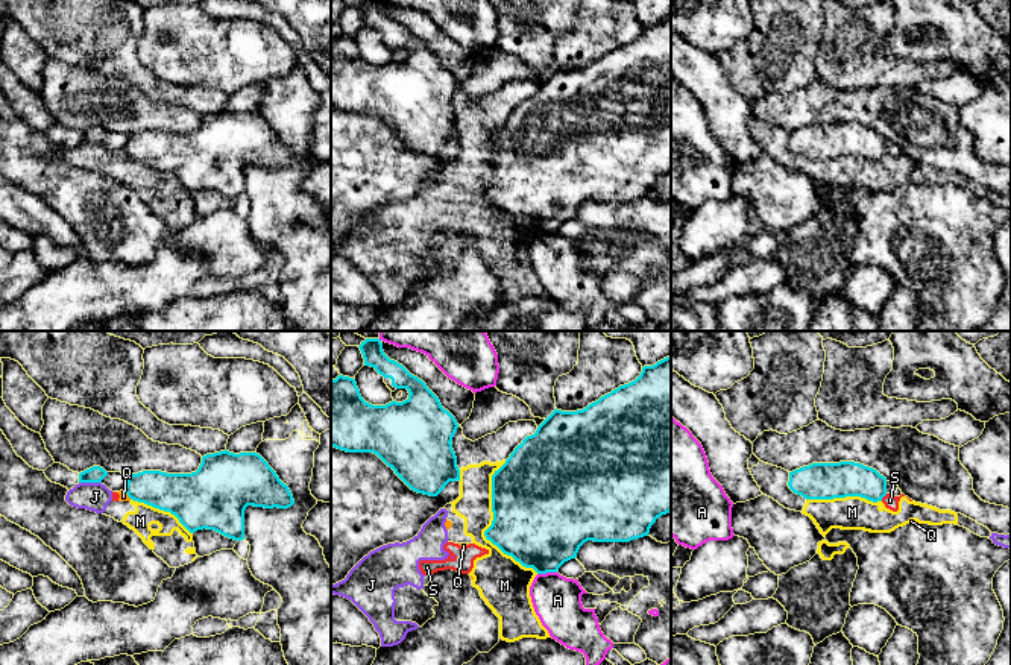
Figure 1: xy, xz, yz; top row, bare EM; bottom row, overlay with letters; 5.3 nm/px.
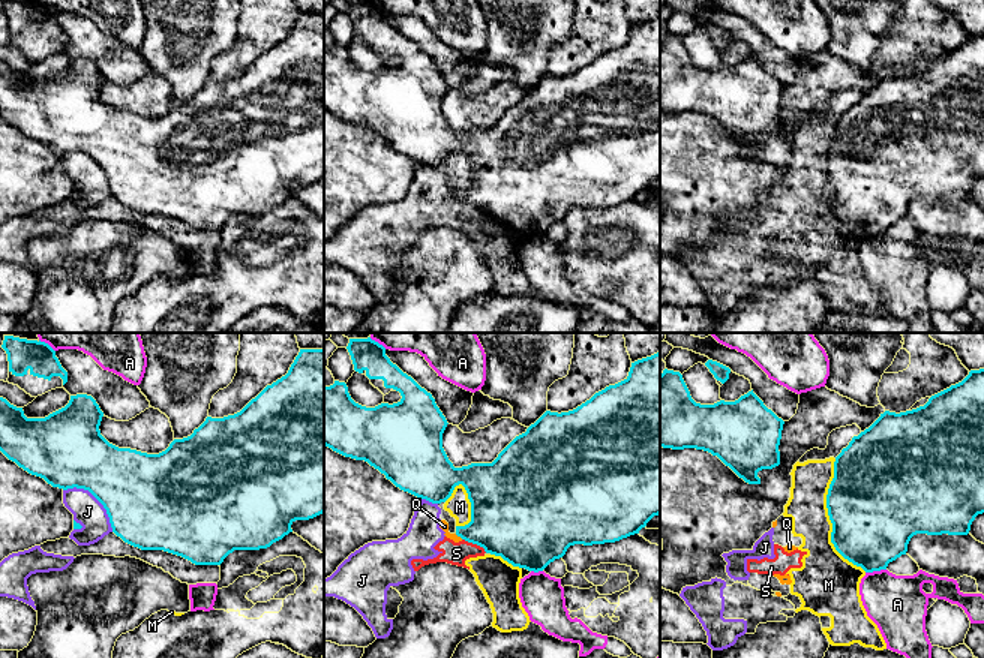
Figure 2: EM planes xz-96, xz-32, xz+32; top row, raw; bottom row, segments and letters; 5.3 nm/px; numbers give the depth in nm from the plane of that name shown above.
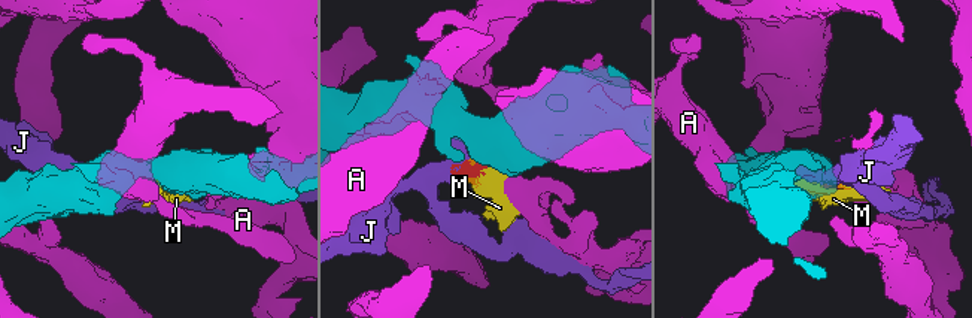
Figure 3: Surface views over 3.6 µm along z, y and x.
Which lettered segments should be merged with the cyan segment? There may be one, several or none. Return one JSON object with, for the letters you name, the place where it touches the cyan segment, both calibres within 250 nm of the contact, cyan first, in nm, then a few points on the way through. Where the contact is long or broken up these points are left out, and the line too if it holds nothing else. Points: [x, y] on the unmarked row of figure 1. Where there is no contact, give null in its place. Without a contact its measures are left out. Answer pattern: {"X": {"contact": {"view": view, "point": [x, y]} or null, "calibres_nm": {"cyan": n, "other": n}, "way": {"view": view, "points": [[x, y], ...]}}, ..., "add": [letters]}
{"add": []}

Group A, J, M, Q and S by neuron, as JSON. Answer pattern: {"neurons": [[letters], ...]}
{"neurons": [["A"], ["J", "M", "Q", "S"]]}

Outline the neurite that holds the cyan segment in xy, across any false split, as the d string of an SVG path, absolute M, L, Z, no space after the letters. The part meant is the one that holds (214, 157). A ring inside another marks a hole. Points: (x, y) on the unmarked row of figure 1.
M226 109L203 115L199 129L191 134L143 131L128 135L124 152L134 161L170 172L190 193L206 188L234 200L244 199L247 165L288 169L294 164L288 146L260 114L234 114Z

